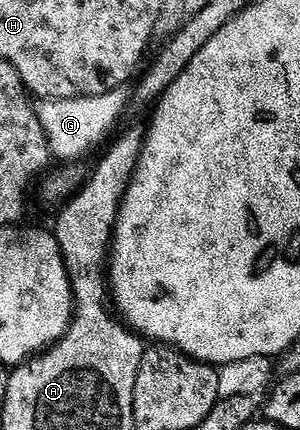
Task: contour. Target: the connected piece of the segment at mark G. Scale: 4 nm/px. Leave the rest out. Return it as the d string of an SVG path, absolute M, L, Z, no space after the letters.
M125 87L114 88L111 92L99 96L81 96L71 100L39 99L36 104L36 117L43 131L46 132L46 142L50 147L51 157L58 162L78 162L74 160L80 159L97 140L102 140L109 134L110 127L113 126L114 119L121 114L126 100L128 104L128 92Z

